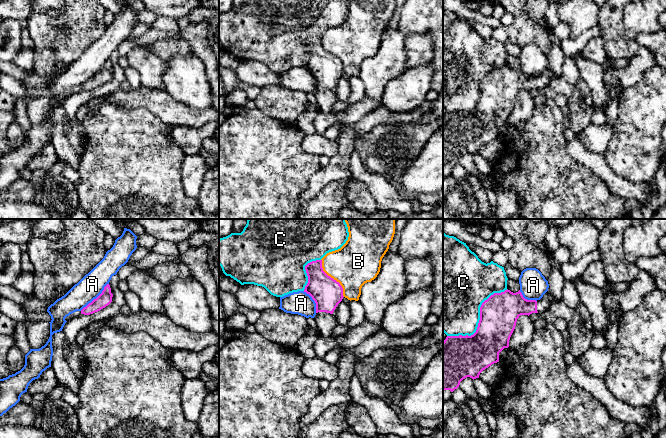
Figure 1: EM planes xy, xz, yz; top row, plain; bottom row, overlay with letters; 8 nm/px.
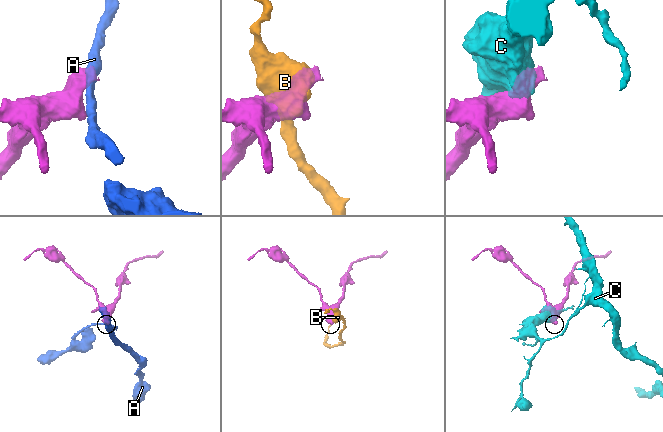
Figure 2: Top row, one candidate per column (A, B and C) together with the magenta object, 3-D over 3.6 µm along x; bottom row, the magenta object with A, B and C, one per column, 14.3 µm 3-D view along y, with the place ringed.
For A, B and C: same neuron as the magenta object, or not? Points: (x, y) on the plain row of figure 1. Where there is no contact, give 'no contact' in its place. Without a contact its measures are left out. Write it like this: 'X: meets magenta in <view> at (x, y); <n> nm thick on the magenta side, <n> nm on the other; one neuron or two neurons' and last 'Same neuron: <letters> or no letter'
A: meets magenta in xy at (96, 74); 110 nm thick on the magenta side, 190 nm on the other; two neurons
B: meets magenta in xz at (332, 54); 240 nm thick on the magenta side, 360 nm on the other; two neurons
C: meets magenta in yz at (480, 95); 300 nm thick on the magenta side, 440 nm on the other; two neurons
Same neuron: no letter

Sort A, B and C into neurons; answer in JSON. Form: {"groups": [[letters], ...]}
{"groups": [["A"], ["B"], ["C"]]}

